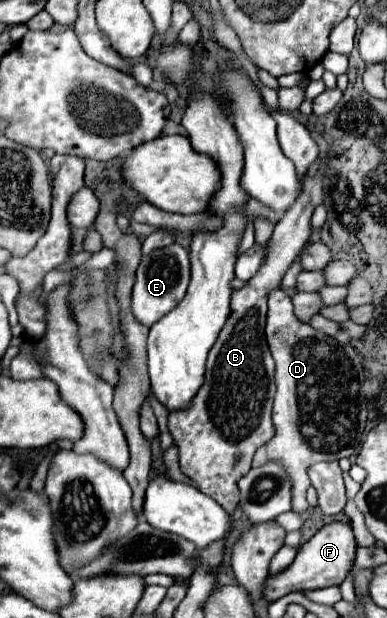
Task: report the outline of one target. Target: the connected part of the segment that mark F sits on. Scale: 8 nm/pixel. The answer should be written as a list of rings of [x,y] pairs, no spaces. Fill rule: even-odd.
[[[340,522],[326,524],[306,544],[300,546],[294,562],[286,570],[282,570],[278,574],[270,574],[266,578],[266,582],[262,586],[262,598],[268,602],[274,602],[290,592],[308,592],[308,590],[338,586],[344,582],[346,574],[352,568],[354,552],[356,552],[356,542],[354,542],[350,524],[340,524]]]

